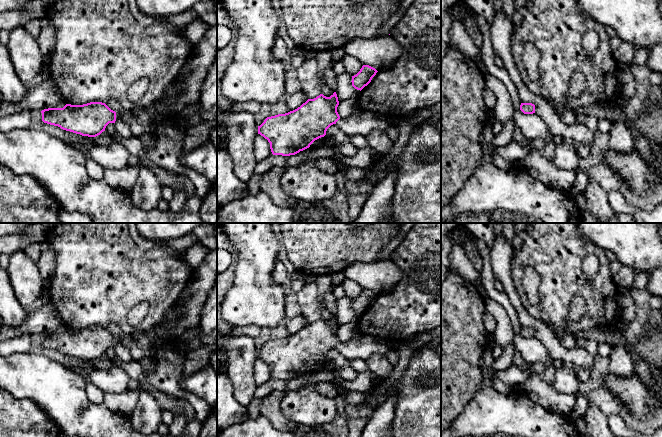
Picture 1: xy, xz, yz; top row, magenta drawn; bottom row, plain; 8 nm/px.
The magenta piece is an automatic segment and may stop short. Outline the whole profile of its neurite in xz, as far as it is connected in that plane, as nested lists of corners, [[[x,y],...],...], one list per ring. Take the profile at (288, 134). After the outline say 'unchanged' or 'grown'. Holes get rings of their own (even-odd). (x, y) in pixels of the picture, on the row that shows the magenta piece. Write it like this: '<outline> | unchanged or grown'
[[[336,92],[330,97],[320,94],[293,111],[267,117],[258,126],[258,134],[268,140],[273,155],[290,156],[324,137],[333,124],[349,136],[366,136],[376,130],[385,132],[397,125],[397,119],[392,124],[385,116],[359,109],[343,119],[337,112],[338,105]]] | grown

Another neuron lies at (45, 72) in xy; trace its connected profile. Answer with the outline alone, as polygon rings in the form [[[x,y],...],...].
[[[46,61],[41,69],[41,84],[39,87],[43,87],[48,82],[50,82],[50,70],[48,67],[48,61]]]

